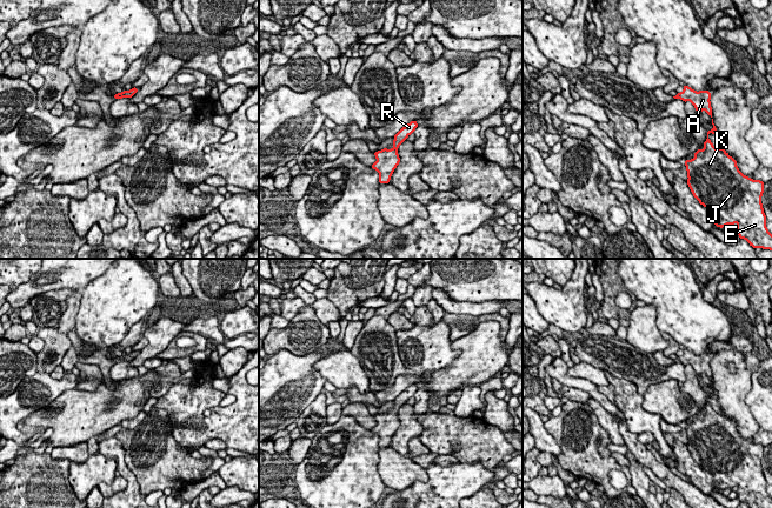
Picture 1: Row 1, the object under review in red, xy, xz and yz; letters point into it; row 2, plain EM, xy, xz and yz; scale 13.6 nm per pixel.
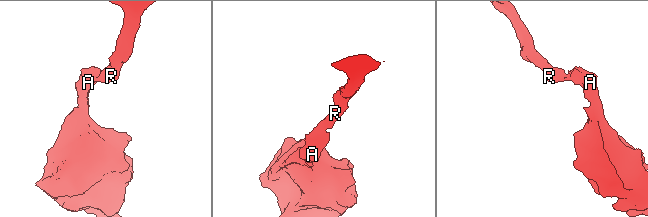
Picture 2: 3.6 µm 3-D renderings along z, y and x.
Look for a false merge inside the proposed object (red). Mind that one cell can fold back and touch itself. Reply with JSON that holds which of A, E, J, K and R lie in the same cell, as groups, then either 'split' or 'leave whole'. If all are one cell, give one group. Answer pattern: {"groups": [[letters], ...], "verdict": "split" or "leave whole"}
{"groups": [["A", "E", "J", "K", "R"]], "verdict": "leave whole"}

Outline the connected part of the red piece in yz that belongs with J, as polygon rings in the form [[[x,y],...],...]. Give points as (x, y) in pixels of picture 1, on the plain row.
[[[713,382],[712,388],[713,393],[706,394],[704,413],[698,413],[692,423],[684,425],[688,440],[687,448],[699,467],[713,475],[714,489],[723,492],[737,486],[737,497],[740,502],[745,502],[750,508],[772,508],[772,497],[766,492],[766,479],[761,467],[764,446],[745,440],[724,410],[717,413],[712,408],[708,397],[718,400]]]

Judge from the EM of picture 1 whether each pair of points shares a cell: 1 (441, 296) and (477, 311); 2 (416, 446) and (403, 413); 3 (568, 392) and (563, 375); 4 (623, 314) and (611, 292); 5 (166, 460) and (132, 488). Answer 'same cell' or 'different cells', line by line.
1: same cell
2: different cells
3: different cells
4: same cell
5: different cells

